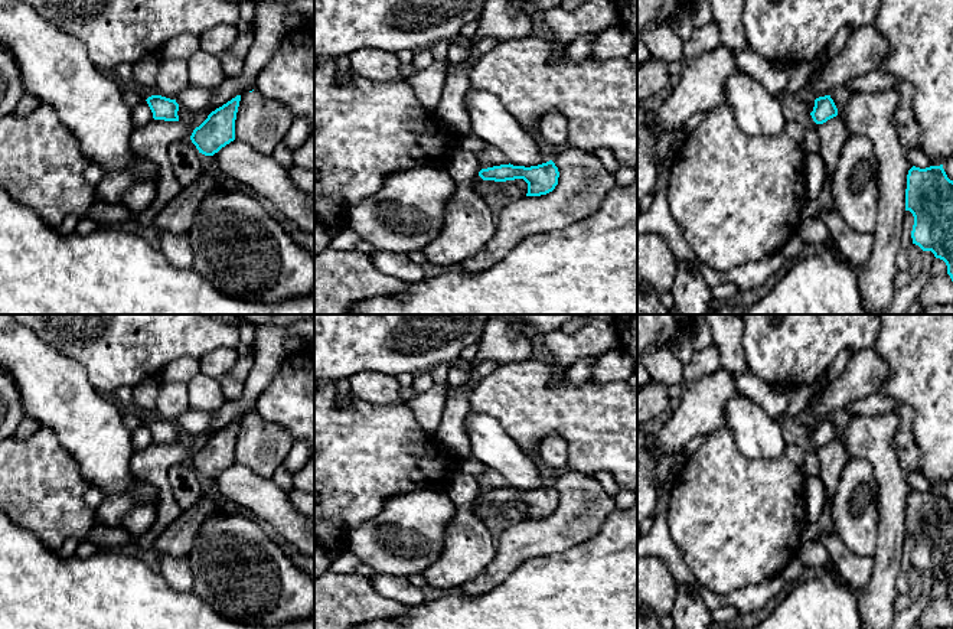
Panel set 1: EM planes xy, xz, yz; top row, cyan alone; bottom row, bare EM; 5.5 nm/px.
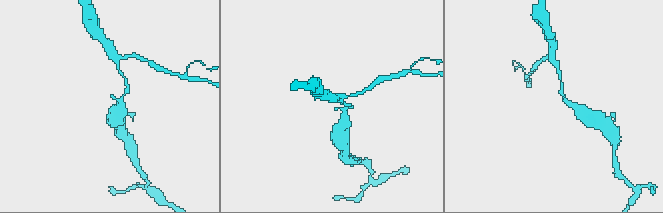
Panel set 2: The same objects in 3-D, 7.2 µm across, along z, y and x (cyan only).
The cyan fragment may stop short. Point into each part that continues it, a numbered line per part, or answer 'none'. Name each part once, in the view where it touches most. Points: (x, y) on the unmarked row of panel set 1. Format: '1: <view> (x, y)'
none

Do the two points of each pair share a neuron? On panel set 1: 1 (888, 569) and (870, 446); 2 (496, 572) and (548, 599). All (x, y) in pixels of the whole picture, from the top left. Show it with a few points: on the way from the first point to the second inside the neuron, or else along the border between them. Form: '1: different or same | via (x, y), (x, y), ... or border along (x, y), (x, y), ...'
1: same | via (890, 538), (891, 476)
2: different | border along (537, 559), (524, 561), (502, 582), (479, 596)

